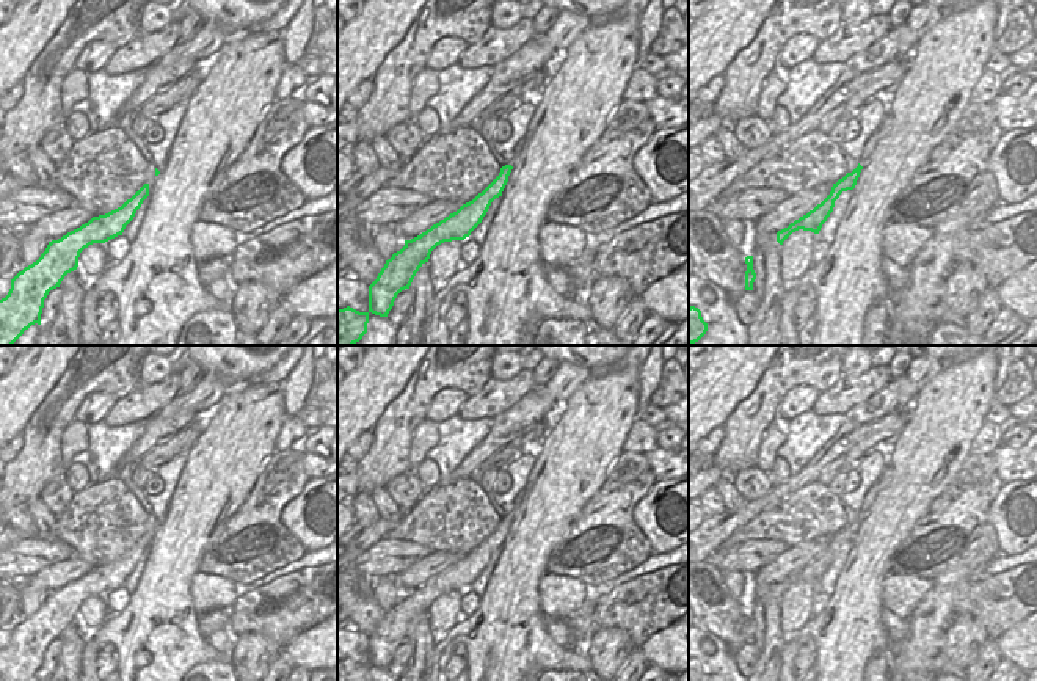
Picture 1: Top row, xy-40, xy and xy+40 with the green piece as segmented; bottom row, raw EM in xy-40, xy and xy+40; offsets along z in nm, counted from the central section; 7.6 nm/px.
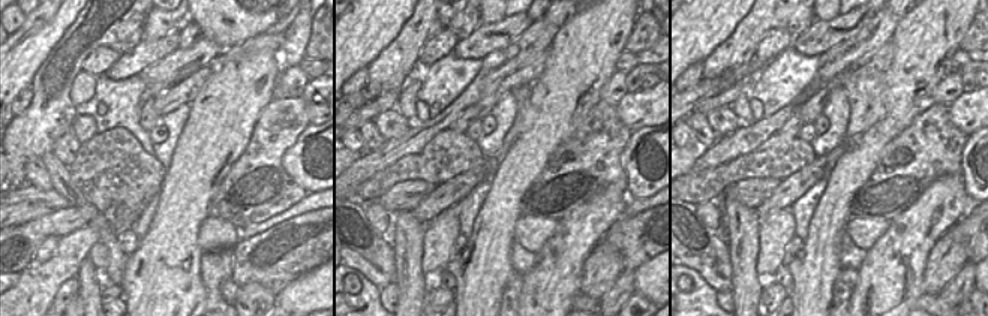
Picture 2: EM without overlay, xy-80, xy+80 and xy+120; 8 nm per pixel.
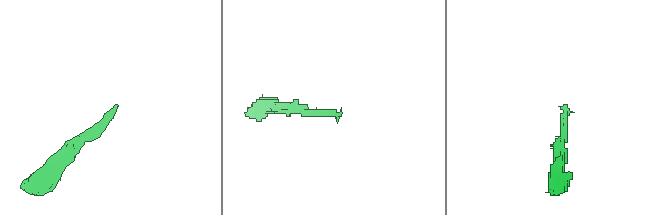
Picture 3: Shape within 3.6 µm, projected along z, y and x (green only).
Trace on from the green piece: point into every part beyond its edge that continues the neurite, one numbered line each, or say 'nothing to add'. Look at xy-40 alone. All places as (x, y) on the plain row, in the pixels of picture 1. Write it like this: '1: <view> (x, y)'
nothing to add

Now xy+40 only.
1: xy+40 (873, 491)

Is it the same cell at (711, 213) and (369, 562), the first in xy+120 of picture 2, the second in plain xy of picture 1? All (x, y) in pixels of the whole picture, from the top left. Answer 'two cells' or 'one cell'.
two cells

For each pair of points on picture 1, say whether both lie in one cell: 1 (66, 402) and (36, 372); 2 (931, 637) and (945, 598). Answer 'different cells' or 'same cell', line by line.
1: different cells
2: same cell

